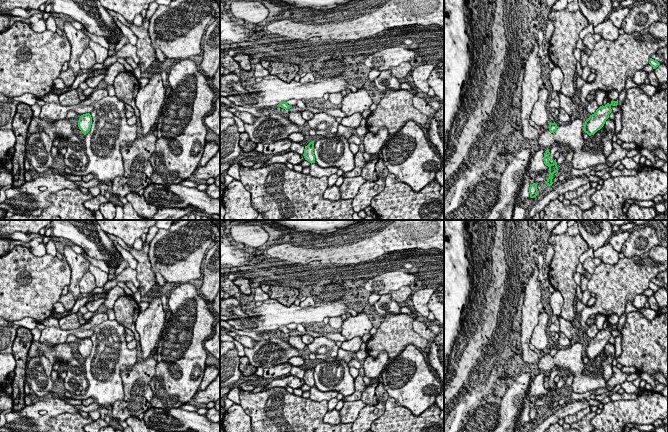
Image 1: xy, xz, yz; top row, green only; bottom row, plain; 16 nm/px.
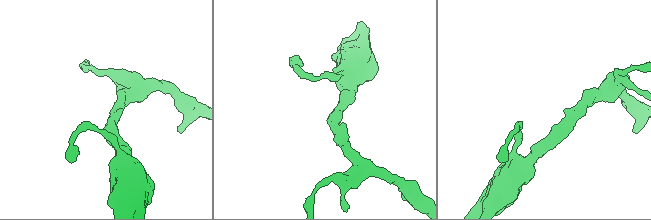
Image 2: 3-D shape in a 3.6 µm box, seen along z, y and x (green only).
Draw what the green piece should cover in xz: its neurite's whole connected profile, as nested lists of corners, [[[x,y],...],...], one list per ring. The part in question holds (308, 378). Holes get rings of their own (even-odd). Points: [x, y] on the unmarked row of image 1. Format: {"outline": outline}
{"outline": [[[314,365],[310,366],[304,373],[304,382],[309,385],[311,388],[315,387],[315,379],[314,379]]]}

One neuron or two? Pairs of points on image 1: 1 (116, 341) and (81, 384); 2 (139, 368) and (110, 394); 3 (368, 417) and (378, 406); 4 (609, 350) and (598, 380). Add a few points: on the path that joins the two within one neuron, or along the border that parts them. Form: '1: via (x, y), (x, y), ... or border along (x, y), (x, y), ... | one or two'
1: border along (83, 366), (87, 381), (86, 390) | two
2: border along (135, 363), (121, 367), (123, 397), (112, 404) | two
3: via (370, 414), (375, 409) | one
4: border along (612, 366), (612, 375), (606, 381) | two

